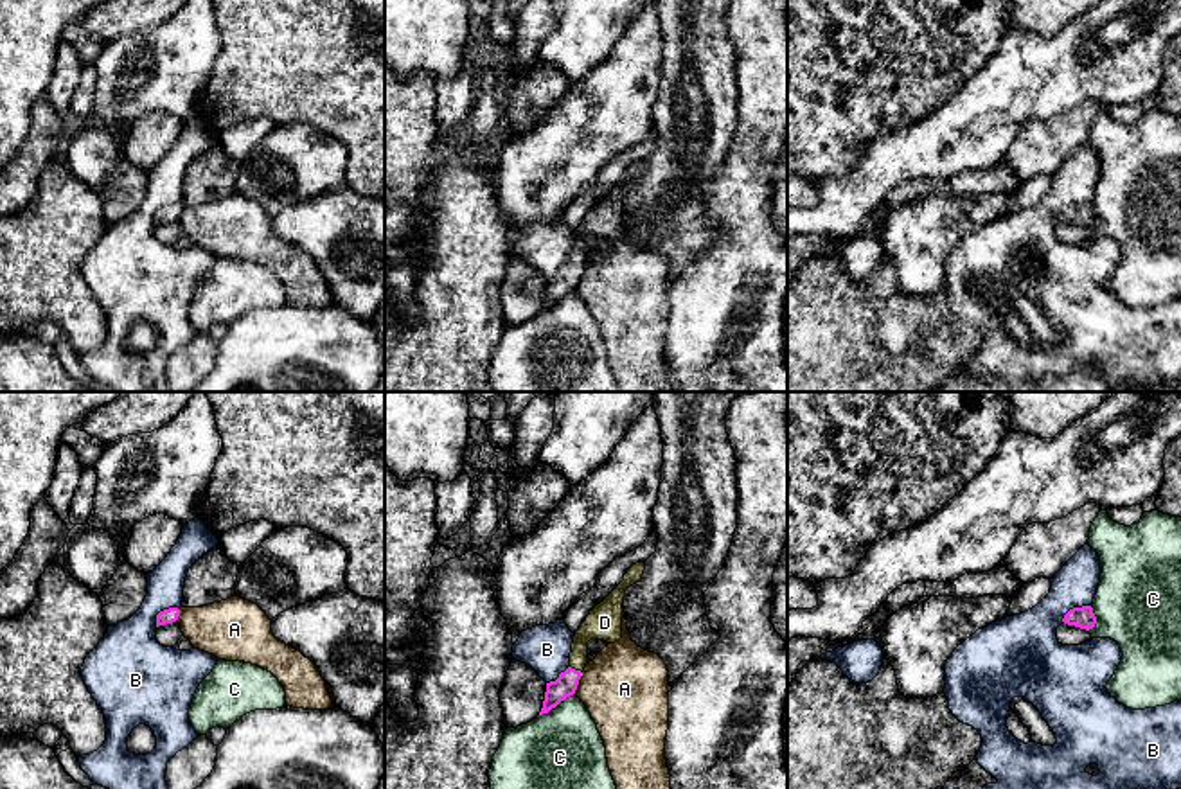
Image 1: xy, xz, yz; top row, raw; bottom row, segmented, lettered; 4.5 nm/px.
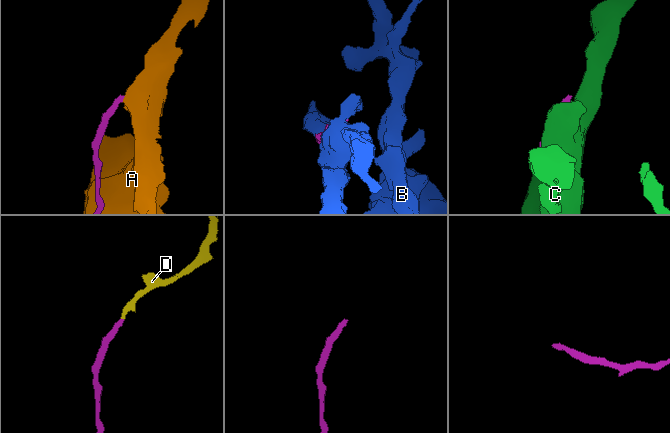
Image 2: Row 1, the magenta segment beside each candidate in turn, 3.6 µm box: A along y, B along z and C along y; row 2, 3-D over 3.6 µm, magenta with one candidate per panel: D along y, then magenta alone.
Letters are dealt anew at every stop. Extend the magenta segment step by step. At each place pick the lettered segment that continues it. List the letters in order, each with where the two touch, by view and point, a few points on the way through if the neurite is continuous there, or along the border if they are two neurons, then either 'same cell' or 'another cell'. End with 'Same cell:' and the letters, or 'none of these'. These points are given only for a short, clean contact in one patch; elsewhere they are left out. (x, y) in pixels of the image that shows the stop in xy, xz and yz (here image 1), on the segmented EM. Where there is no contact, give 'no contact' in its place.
A: contact xz (577, 683); border xz (583, 673), (574, 692); another cell
B: contact xy (164, 610); another cell
C: contact xz (556, 705); another cell
D: contact xz (574, 669); way xz (565, 685), (574, 669), (579, 644), (604, 622); same cell
Same cell: D

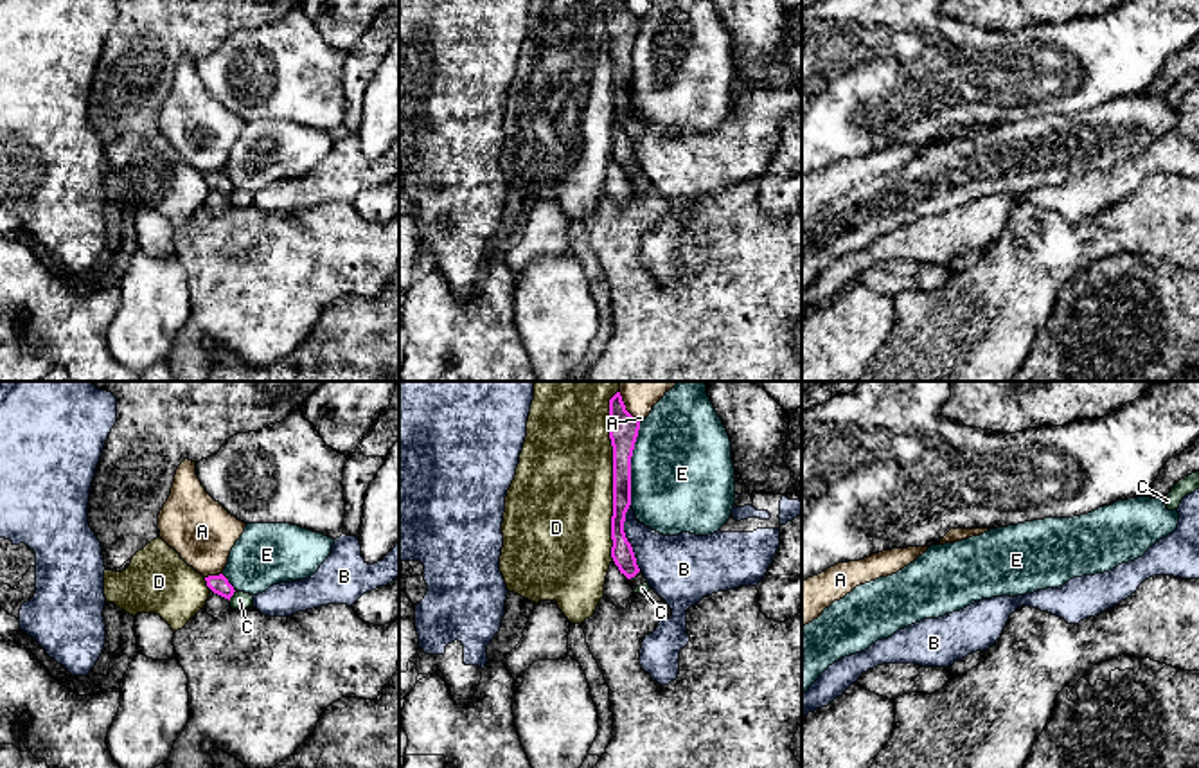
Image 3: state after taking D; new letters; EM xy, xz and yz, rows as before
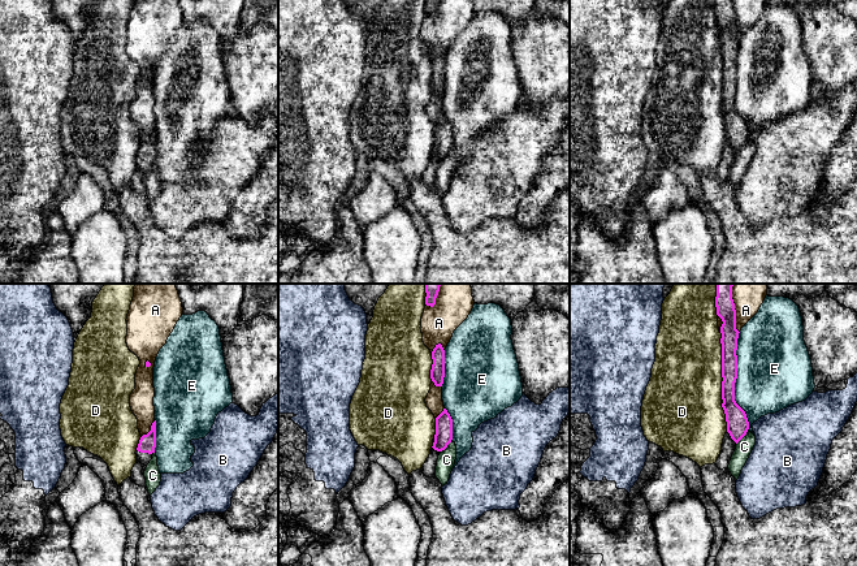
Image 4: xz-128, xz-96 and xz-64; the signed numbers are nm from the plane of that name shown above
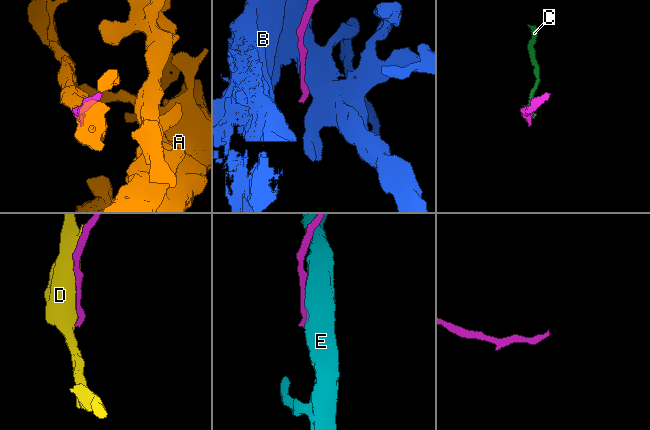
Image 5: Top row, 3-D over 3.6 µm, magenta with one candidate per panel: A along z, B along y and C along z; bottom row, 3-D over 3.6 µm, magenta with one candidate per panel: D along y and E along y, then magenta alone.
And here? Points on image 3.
A: contact xy (213, 576); another cell
B: contact xz (624, 536); another cell
C: contact xy (232, 594); border xy (236, 590), (229, 599); another cell
D: contact xz (613, 475); another cell
E: contact xz (630, 464); another cell
Same cell: none of these

